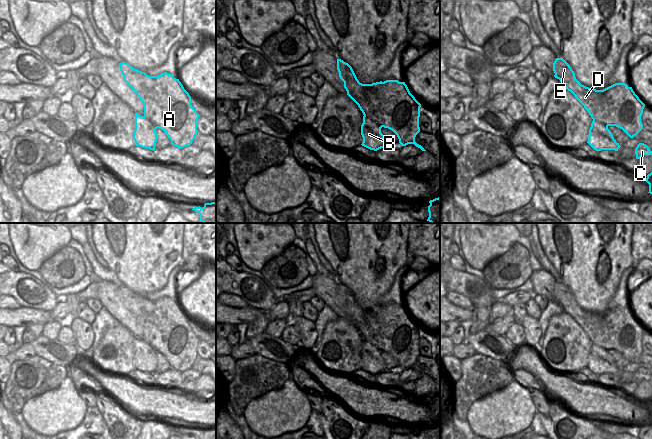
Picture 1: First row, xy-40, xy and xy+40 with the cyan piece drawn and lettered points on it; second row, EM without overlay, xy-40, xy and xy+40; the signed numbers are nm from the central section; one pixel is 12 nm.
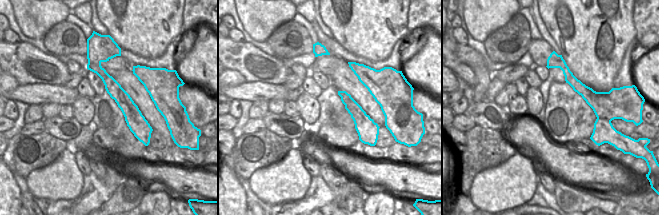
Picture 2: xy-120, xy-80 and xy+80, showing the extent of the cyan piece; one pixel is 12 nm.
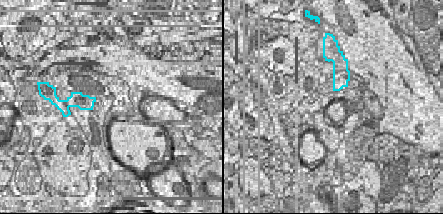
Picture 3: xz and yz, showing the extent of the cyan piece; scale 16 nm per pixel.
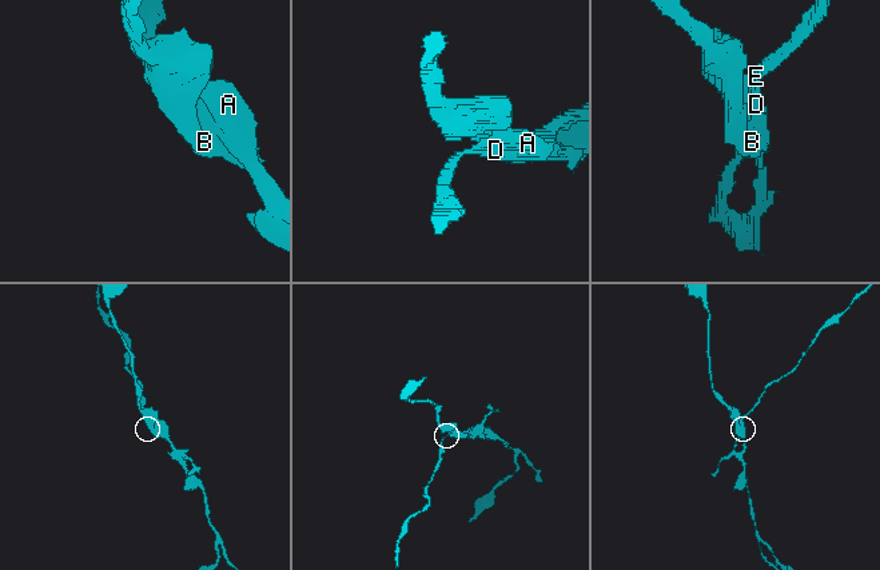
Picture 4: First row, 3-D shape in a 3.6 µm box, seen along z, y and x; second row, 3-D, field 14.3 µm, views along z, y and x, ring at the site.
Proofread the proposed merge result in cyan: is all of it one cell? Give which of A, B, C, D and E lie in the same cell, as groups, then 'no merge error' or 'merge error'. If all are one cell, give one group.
A D E / B C; merge error

